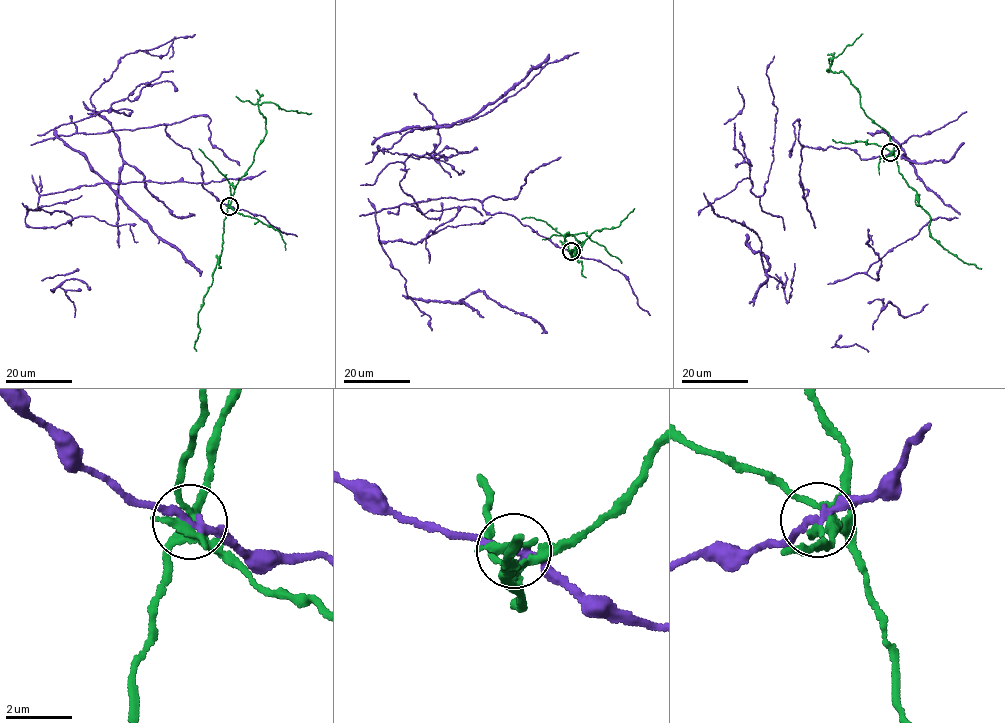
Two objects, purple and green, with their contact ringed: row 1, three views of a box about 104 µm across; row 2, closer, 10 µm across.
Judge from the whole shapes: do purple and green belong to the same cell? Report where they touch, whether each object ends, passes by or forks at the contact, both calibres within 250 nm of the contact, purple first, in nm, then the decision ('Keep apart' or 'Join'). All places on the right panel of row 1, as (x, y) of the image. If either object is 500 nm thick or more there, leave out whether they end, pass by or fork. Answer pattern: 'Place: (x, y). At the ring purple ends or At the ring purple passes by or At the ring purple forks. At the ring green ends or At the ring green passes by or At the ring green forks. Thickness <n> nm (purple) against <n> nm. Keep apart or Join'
Place: (890, 152). At the ring purple passes by. At the ring green ends. Thickness 190 nm (purple) against 280 nm. Keep apart

